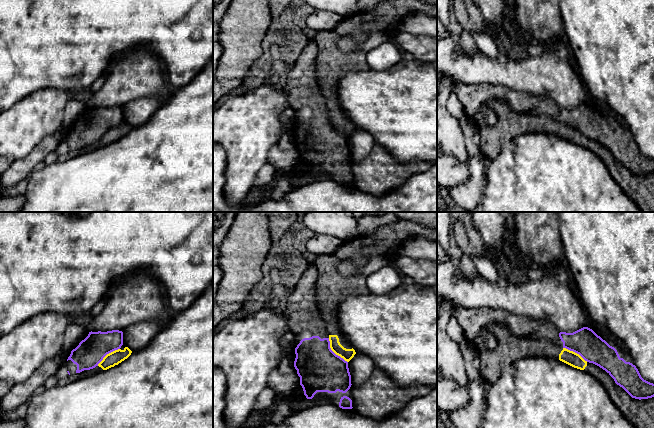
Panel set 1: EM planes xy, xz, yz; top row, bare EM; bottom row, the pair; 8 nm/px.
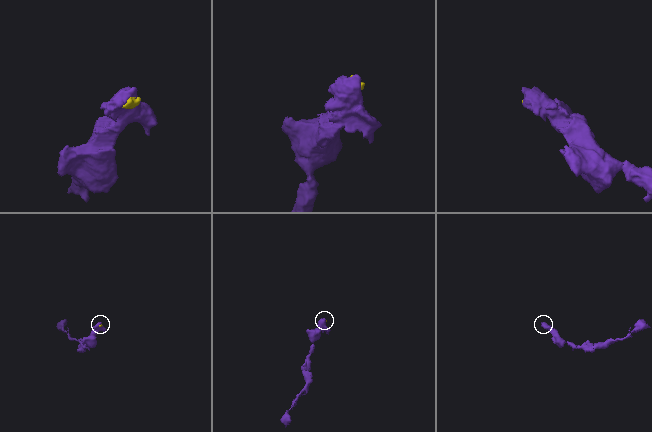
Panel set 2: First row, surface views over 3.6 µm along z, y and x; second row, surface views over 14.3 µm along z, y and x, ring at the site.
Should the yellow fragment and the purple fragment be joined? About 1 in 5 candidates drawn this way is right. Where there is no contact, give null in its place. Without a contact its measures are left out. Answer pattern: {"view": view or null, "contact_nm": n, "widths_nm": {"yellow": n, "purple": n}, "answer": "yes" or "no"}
{"view": "xz", "contact_nm": 260, "widths_nm": {"yellow": 100, "purple": 360}, "answer": "no"}

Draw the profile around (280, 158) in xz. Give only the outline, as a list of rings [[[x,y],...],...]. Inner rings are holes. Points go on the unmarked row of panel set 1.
[[[276,144],[268,153],[268,164],[277,170],[292,169],[300,161],[300,153],[297,148],[282,149]]]

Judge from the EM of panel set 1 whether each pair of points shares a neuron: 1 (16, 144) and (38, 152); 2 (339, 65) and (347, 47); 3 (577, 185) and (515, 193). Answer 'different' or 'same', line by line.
1: different
2: different
3: same

